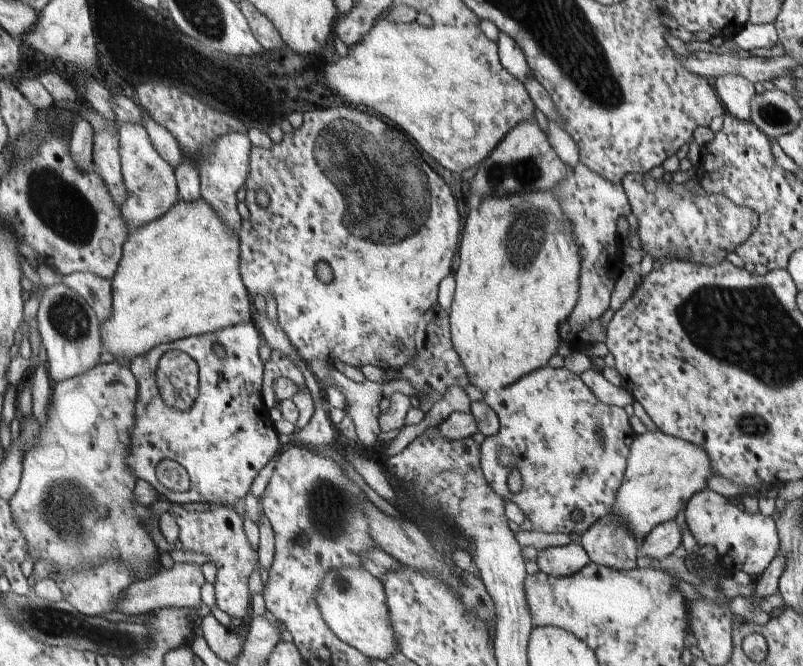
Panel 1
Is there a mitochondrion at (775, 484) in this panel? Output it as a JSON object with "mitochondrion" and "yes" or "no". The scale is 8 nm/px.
{"mitochondrion":"no"}

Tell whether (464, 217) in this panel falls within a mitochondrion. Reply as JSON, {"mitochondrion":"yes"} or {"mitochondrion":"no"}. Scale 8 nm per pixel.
{"mitochondrion":"no"}

